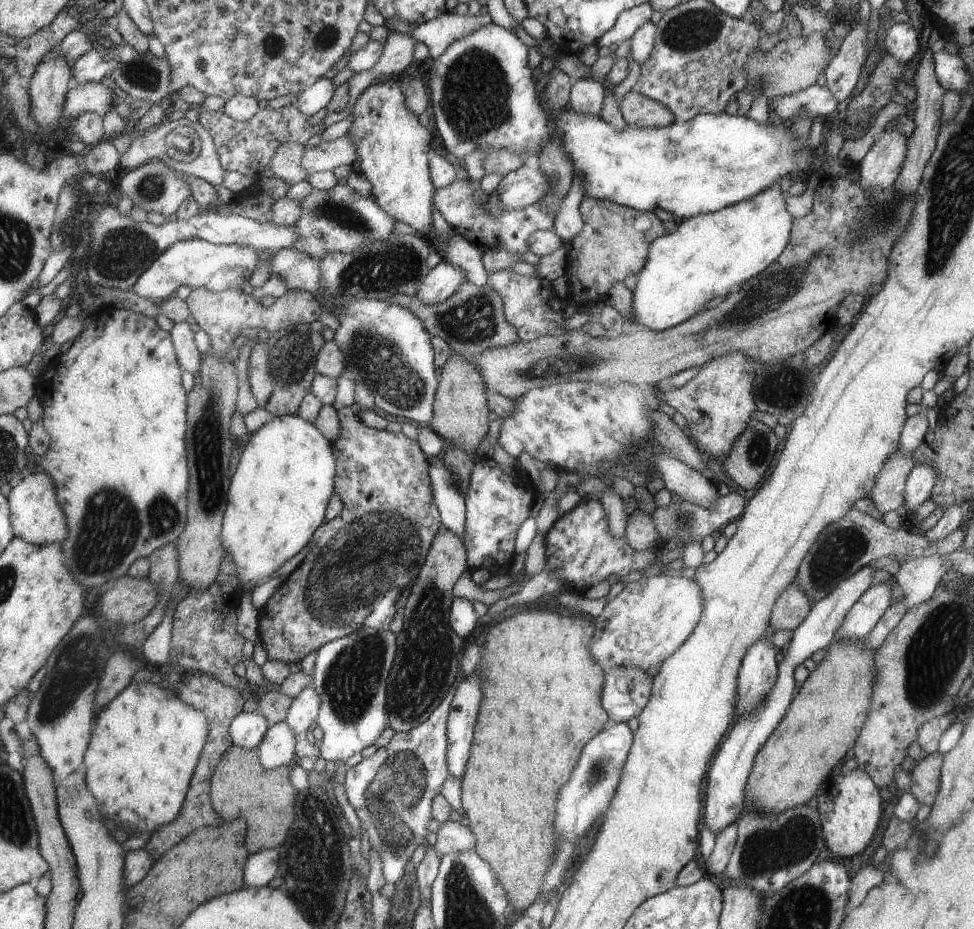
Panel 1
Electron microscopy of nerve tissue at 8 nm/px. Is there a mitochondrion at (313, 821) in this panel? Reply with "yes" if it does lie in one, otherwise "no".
yes

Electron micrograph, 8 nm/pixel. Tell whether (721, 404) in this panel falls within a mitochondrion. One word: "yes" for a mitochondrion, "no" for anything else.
no

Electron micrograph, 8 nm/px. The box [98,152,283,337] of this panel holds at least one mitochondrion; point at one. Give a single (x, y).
(152, 188)

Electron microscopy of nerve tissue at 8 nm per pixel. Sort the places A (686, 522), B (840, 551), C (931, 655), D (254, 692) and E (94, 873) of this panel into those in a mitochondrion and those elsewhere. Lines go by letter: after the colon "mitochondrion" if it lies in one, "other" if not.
A: mitochondrion
B: mitochondrion
C: mitochondrion
D: other
E: other

